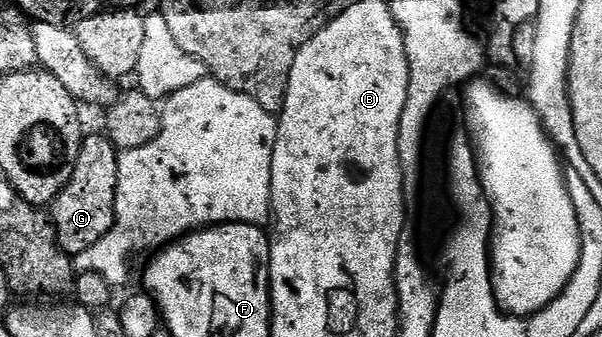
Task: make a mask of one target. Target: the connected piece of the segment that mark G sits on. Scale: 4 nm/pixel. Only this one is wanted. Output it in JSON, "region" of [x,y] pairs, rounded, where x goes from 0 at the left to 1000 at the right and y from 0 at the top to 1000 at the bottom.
{"region":[[[169,392],[140,404],[128,460],[128,496],[115,543],[81,611],[81,641],[91,671],[98,736],[113,757],[148,745],[176,697],[191,659],[191,570],[194,567],[194,484],[199,445]]]}

